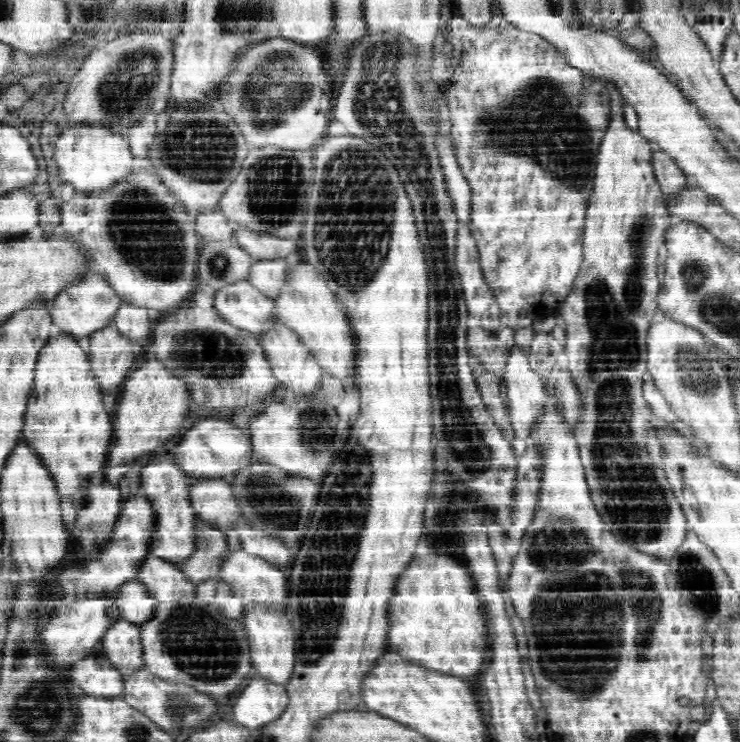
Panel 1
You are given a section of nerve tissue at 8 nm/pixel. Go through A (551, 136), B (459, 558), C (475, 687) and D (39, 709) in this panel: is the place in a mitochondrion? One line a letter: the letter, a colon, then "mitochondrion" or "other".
A: mitochondrion
B: other
C: other
D: mitochondrion

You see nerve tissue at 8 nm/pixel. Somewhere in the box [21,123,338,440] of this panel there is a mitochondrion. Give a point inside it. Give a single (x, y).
(148, 239)

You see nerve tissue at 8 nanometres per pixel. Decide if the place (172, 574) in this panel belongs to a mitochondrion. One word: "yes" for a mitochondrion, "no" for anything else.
no

